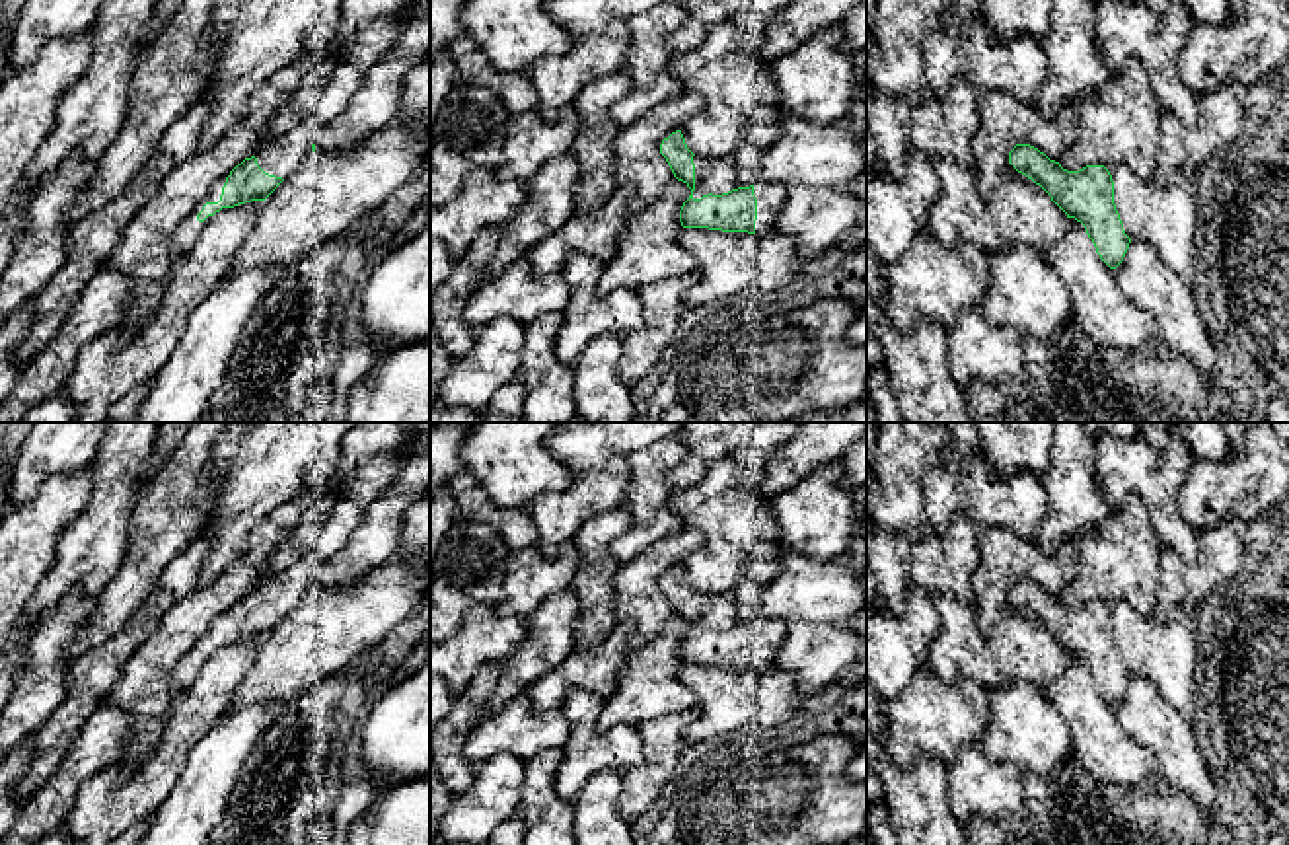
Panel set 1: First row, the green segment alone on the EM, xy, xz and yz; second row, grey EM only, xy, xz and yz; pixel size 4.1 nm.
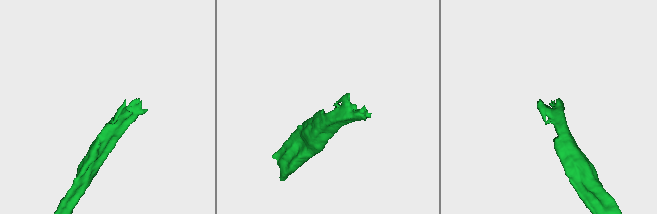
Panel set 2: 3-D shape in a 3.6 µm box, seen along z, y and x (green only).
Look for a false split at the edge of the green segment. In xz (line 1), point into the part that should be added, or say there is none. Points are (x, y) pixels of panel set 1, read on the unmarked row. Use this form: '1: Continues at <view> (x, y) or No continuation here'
1: Continues at xz (717, 612)

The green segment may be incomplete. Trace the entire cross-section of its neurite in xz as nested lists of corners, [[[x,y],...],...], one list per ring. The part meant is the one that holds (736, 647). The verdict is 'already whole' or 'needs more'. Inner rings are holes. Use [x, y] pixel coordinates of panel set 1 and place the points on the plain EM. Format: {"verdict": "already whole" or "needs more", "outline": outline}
{"verdict": "needs more", "outline": [[[681,567],[660,580],[674,613],[683,617],[691,631],[680,646],[683,664],[709,664],[722,668],[748,668],[767,672],[775,664],[789,623],[783,619],[757,619],[742,623],[732,592],[705,594],[693,590]]]}

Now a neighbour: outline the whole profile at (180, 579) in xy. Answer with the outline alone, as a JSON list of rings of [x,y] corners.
[[[210,526],[166,567],[146,600],[111,641],[88,648],[70,662],[62,703],[33,732],[31,763],[16,787],[18,802],[23,804],[58,769],[130,654],[156,631],[175,604],[197,590],[201,565],[212,539],[214,528]]]

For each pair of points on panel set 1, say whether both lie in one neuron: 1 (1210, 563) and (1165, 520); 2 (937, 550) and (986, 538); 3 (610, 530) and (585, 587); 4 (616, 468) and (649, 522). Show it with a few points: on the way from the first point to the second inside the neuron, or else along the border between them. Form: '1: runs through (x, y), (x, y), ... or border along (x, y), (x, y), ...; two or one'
1: border along (1161, 544), (1175, 550), (1186, 561), (1198, 557); two
2: border along (978, 528), (978, 569), (970, 585); two
3: runs through (596, 544), (596, 573); one
4: border along (627, 458), (629, 489), (624, 505); two

